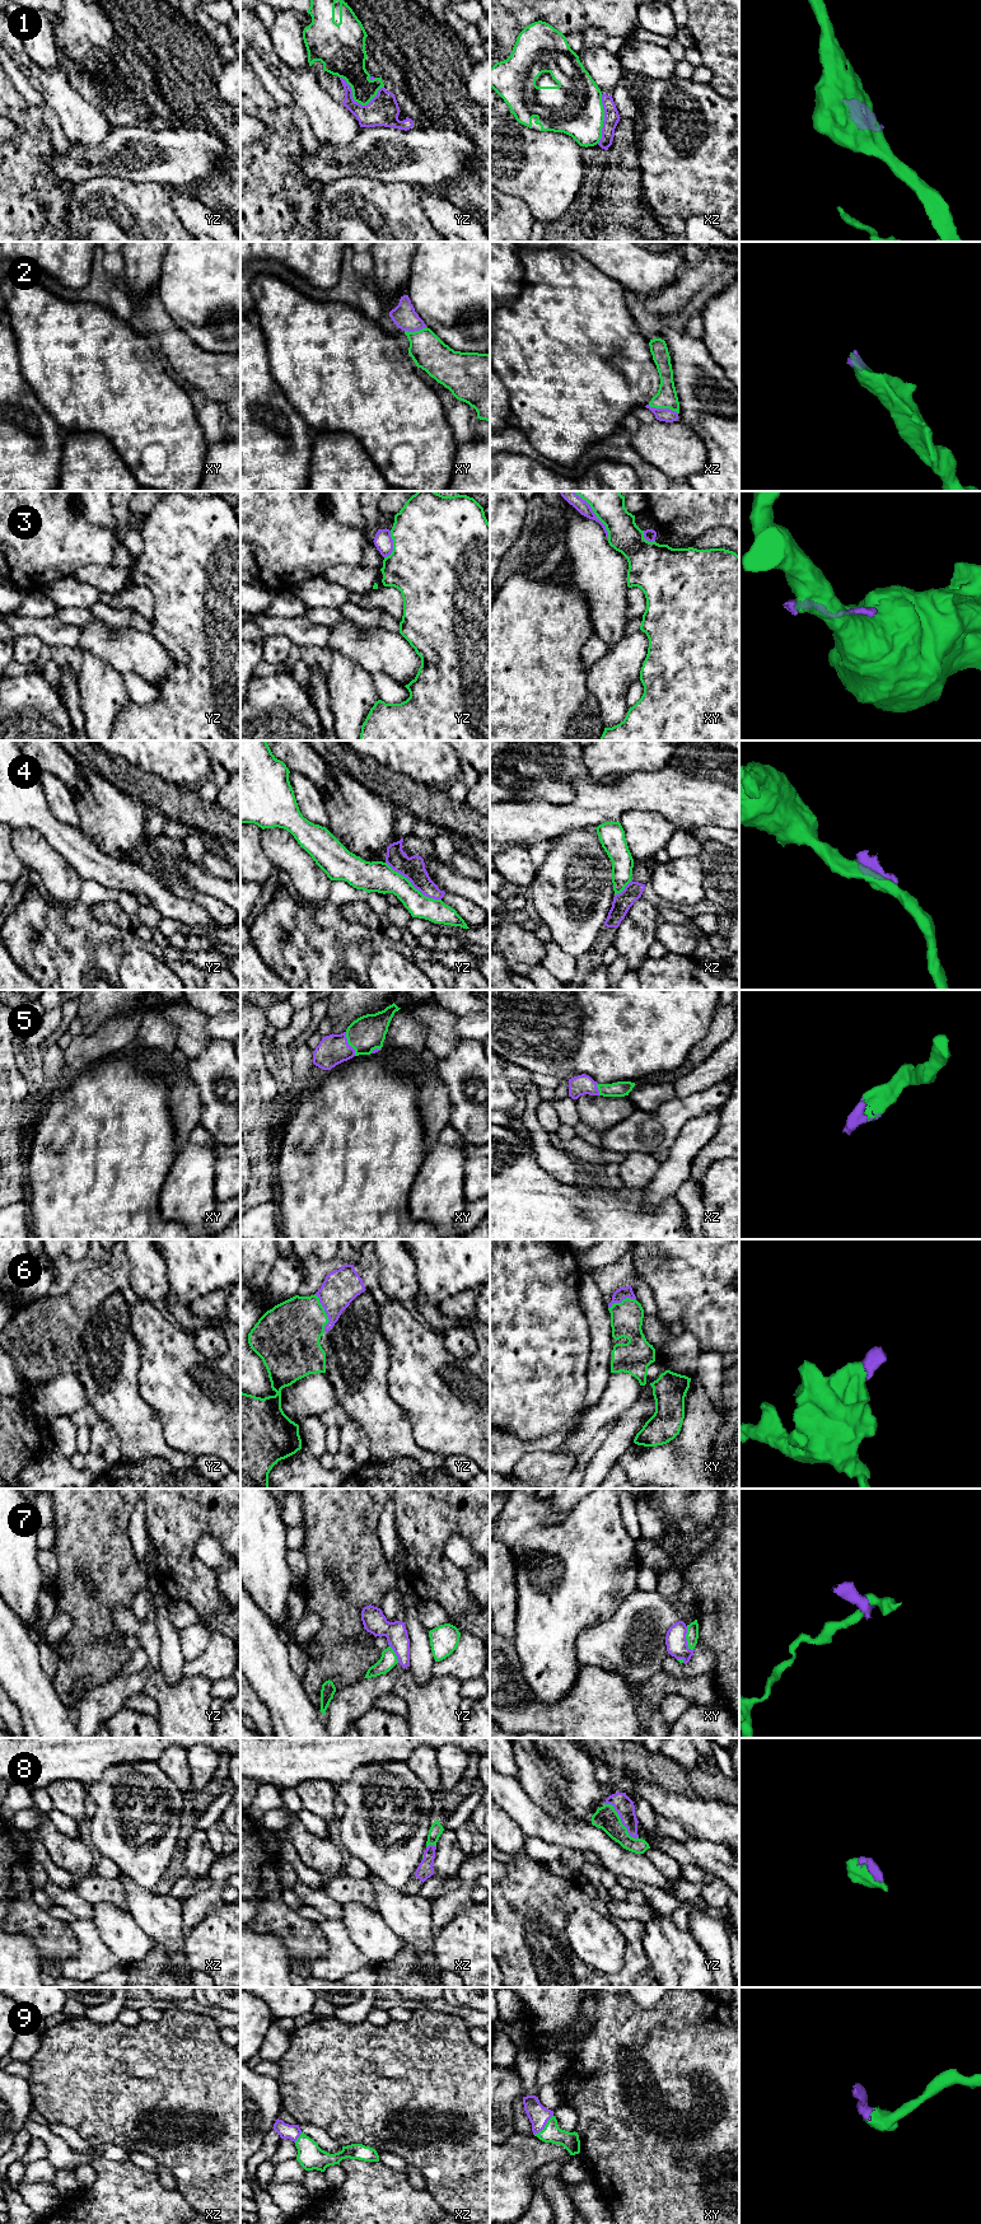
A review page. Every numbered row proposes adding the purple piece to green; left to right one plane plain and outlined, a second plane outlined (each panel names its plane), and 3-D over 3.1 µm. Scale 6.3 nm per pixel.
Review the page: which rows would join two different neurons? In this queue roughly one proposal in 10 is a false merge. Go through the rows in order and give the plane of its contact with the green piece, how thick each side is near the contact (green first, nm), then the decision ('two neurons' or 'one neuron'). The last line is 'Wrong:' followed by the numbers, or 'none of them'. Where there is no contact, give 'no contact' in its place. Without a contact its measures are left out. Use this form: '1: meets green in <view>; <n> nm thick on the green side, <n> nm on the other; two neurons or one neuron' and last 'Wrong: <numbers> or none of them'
1: meets green in yz; 200 nm thick on the green side, 200 nm on the other; two neurons
2: meets green in xz; 130 nm thick on the green side, 90 nm on the other; one neuron
3: meets green in xy; 220 nm thick on the green side, 90 nm on the other; two neurons
4: meets green in yz; 190 nm thick on the green side, 150 nm on the other; two neurons
5: meets green in xy; 220 nm thick on the green side, 190 nm on the other; one neuron
6: meets green in yz; 380 nm thick on the green side, 220 nm on the other; one neuron
7: meets green in xy; 80 nm thick on the green side, 140 nm on the other; two neurons
8: meets green in yz; 150 nm thick on the green side, 120 nm on the other; one neuron
9: meets green in xy; 120 nm thick on the green side, 130 nm on the other; one neuron
Wrong: 1, 3, 4, 7

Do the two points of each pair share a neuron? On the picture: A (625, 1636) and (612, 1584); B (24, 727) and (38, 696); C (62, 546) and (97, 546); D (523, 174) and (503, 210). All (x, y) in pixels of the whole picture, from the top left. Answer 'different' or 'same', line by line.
A: different
B: same
C: same
D: different

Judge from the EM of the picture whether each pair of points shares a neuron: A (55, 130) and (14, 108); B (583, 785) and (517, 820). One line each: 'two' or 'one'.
A: two
B: one

